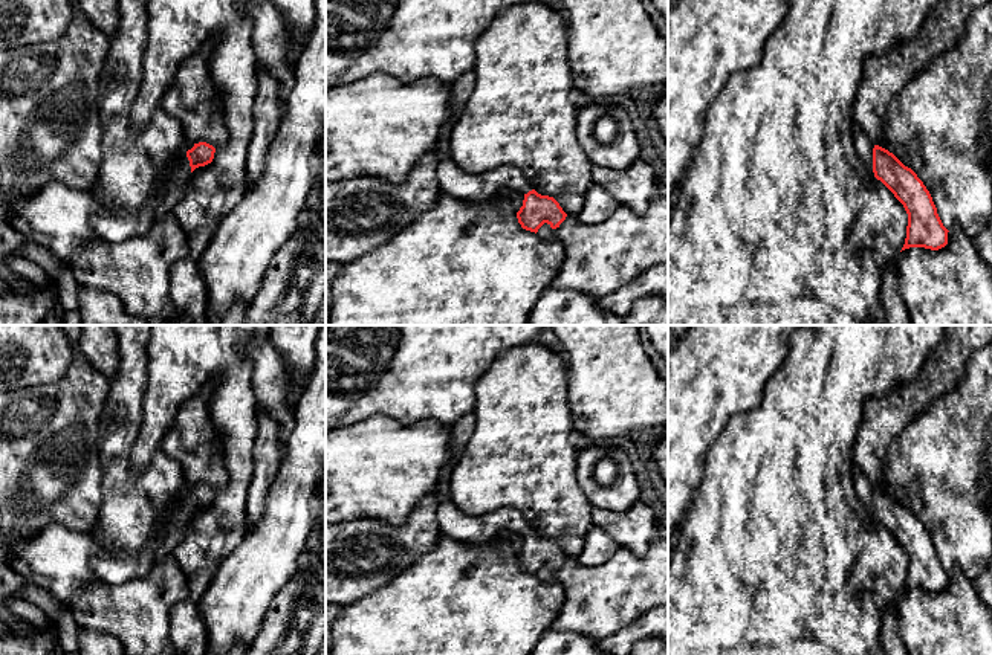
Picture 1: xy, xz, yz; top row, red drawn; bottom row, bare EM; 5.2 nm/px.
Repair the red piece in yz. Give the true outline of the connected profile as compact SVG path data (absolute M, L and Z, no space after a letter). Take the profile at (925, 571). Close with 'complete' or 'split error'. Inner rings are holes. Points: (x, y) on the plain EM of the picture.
M856 464L853 478L861 502L894 536L908 556L906 580L902 592L909 589L939 592L945 589L949 573L943 568L932 539L917 516L893 495L874 487Z | split error

